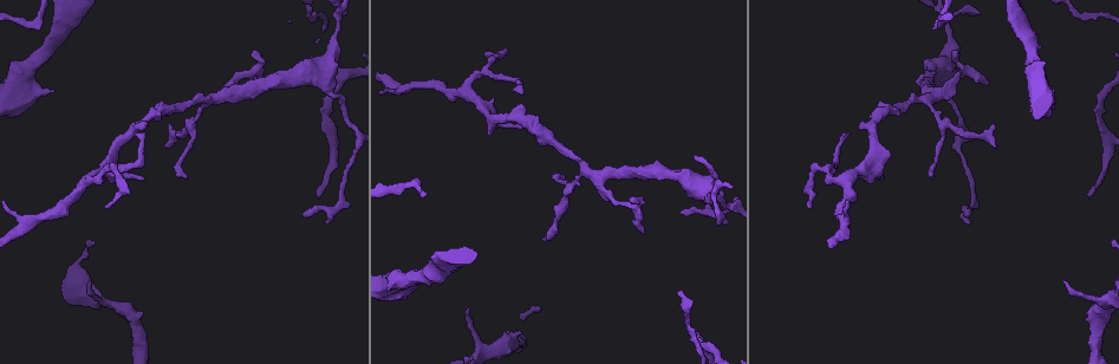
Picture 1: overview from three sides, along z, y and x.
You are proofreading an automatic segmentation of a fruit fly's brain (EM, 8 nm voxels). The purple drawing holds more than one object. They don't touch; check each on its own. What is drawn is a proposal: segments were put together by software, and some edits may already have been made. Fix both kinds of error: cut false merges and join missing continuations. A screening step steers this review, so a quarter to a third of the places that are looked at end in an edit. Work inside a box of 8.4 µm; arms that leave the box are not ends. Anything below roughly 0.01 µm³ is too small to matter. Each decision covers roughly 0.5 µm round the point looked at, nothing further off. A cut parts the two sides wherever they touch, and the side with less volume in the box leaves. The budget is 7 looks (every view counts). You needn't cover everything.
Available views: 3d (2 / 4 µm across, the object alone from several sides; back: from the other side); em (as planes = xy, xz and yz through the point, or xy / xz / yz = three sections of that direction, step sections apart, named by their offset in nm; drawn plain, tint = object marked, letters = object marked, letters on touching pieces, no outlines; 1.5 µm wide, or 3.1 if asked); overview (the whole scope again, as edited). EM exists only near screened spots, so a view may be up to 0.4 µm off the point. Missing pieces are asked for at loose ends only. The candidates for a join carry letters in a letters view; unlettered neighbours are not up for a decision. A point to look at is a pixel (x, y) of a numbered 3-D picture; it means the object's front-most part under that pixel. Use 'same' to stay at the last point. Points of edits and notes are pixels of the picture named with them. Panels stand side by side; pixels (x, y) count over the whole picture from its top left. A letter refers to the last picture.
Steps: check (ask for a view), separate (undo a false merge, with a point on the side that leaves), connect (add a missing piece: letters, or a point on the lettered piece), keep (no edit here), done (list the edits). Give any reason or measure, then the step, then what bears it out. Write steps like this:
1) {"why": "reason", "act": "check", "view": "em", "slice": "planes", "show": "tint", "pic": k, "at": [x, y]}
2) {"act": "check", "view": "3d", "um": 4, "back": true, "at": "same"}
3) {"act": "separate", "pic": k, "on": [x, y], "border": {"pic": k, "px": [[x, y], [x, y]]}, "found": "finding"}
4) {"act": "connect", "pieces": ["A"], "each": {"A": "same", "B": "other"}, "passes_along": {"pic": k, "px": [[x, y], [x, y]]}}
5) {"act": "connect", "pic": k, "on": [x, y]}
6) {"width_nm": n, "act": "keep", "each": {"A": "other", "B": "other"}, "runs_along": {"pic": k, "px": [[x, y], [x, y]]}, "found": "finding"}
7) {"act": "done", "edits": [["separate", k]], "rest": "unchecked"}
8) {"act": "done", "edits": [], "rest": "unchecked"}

{"why": "an open end", "act": "check", "view": "3d", "um": 2, "pic": 1, "at": [643, 233]}

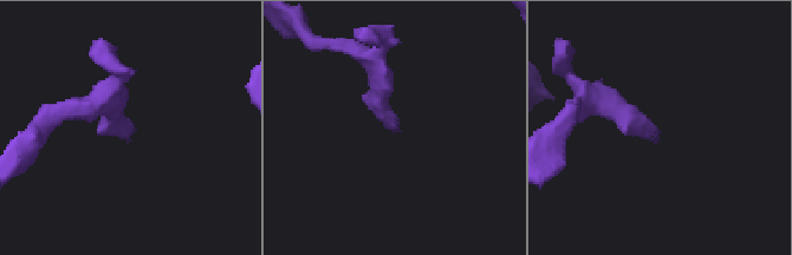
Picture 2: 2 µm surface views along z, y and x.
{"act": "check", "view": "em", "slice": "xy", "step": 8, "show": "letters", "pic": 2, "at": [131, 139]}

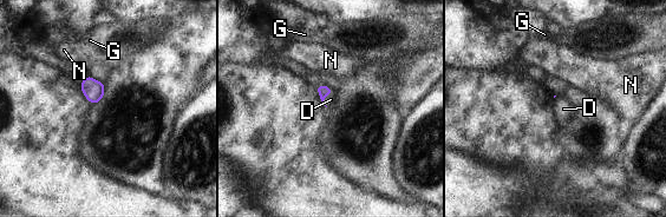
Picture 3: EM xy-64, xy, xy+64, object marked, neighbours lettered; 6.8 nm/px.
{"longest_contact_nm": ["D", 120], "act": "connect", "pieces": ["D"], "each": {"D": "same", "G": "other", "N": "other"}, "found": "the cell continues"}

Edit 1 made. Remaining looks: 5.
{"why": "see it whole again", "act": "check", "view": "overview"}

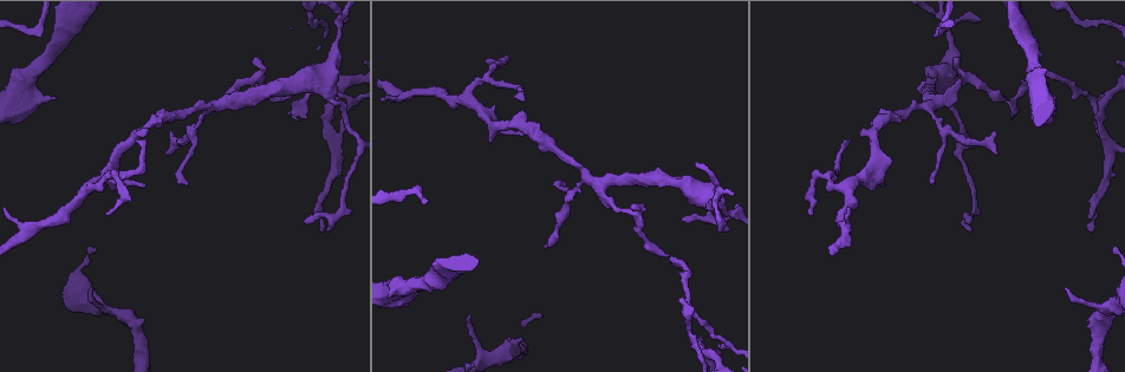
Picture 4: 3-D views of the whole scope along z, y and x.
{"why": "tapers out", "act": "check", "view": "3d", "um": 2, "pic": 4, "at": [848, 142]}

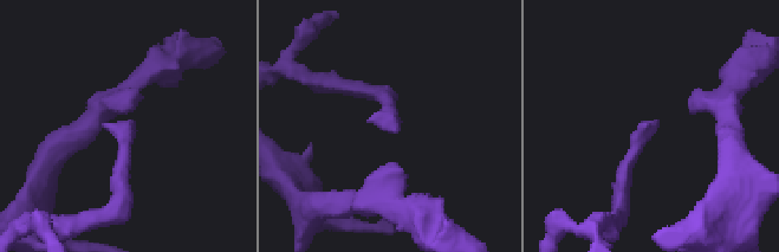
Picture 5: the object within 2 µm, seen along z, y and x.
{"act": "check", "view": "em", "slice": "planes", "show": "letters", "pic": 5, "at": [370, 121]}

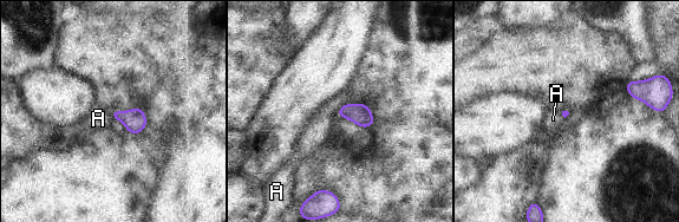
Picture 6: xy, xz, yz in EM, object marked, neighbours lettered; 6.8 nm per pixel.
{"act": "keep", "each": {"A": "other"}, "border": {"pic": 6, "px": [[345, 103], [337, 115]]}, "found": "no lettered piece goes on from it"}

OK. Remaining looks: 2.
{"act": "done", "edits": [["connect", 3]], "rest": "unchecked"}

